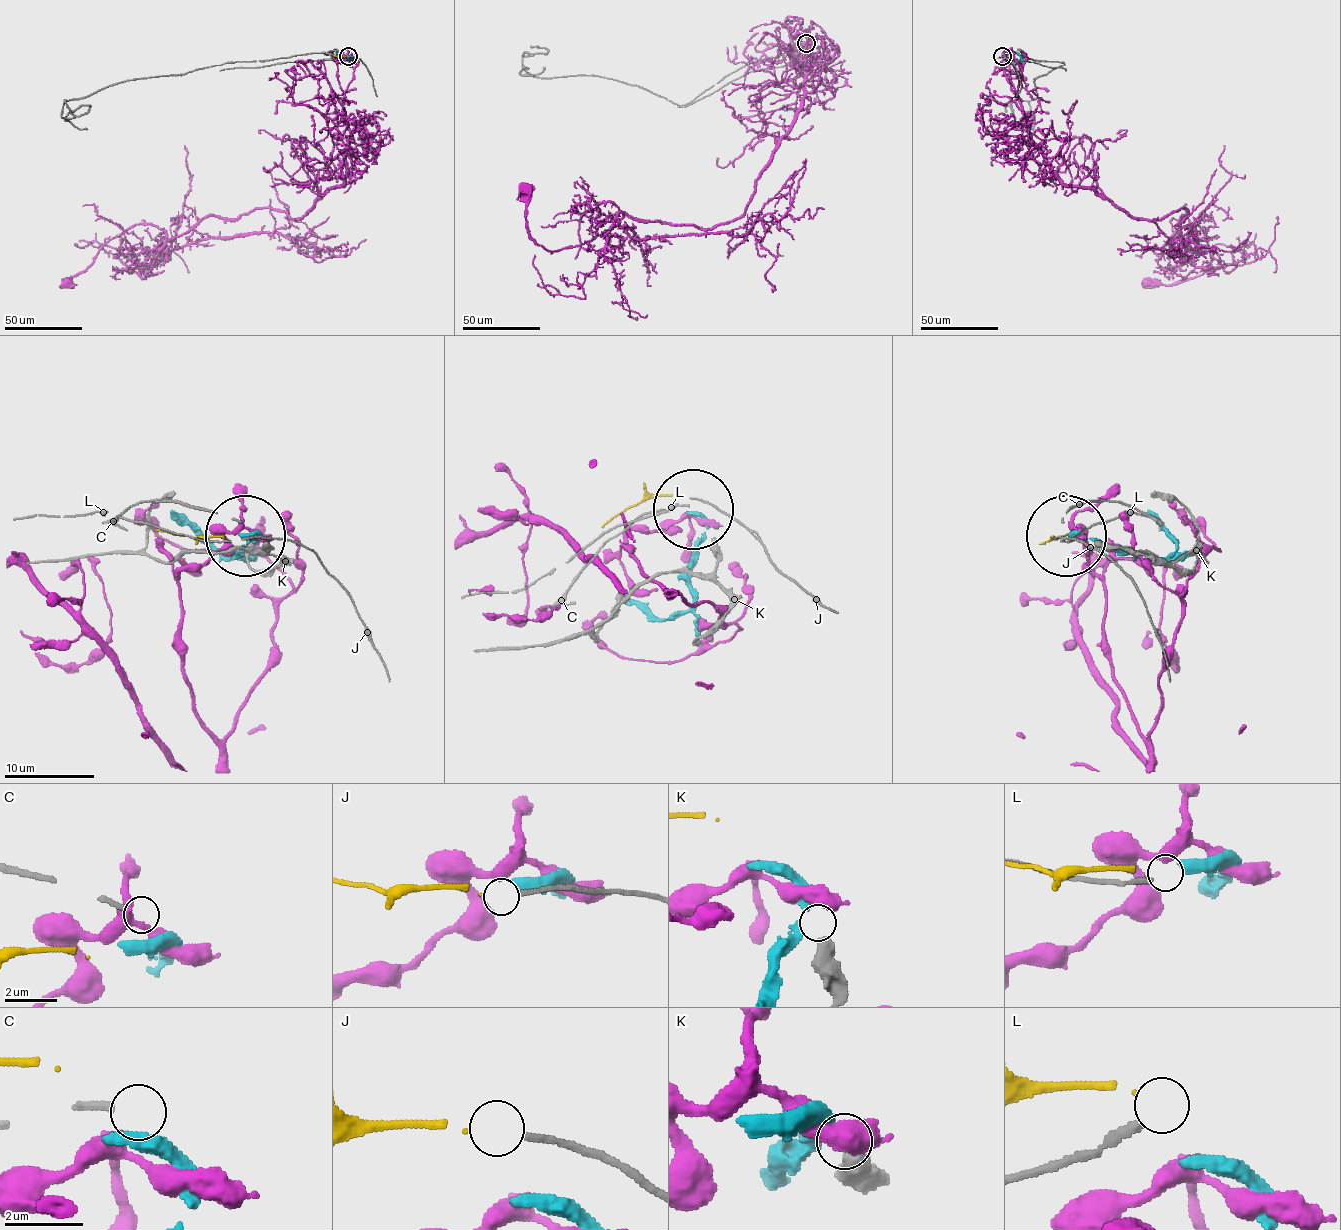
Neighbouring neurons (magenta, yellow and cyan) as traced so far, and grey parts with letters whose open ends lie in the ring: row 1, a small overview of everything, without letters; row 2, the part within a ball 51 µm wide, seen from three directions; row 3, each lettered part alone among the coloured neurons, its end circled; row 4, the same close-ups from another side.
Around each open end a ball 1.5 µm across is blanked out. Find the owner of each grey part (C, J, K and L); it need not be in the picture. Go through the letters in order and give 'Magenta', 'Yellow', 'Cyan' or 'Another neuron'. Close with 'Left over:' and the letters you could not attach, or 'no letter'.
C: Another neuron
J: Yellow
K: Another neuron
L: Another neuron
Left over: C, K, L

